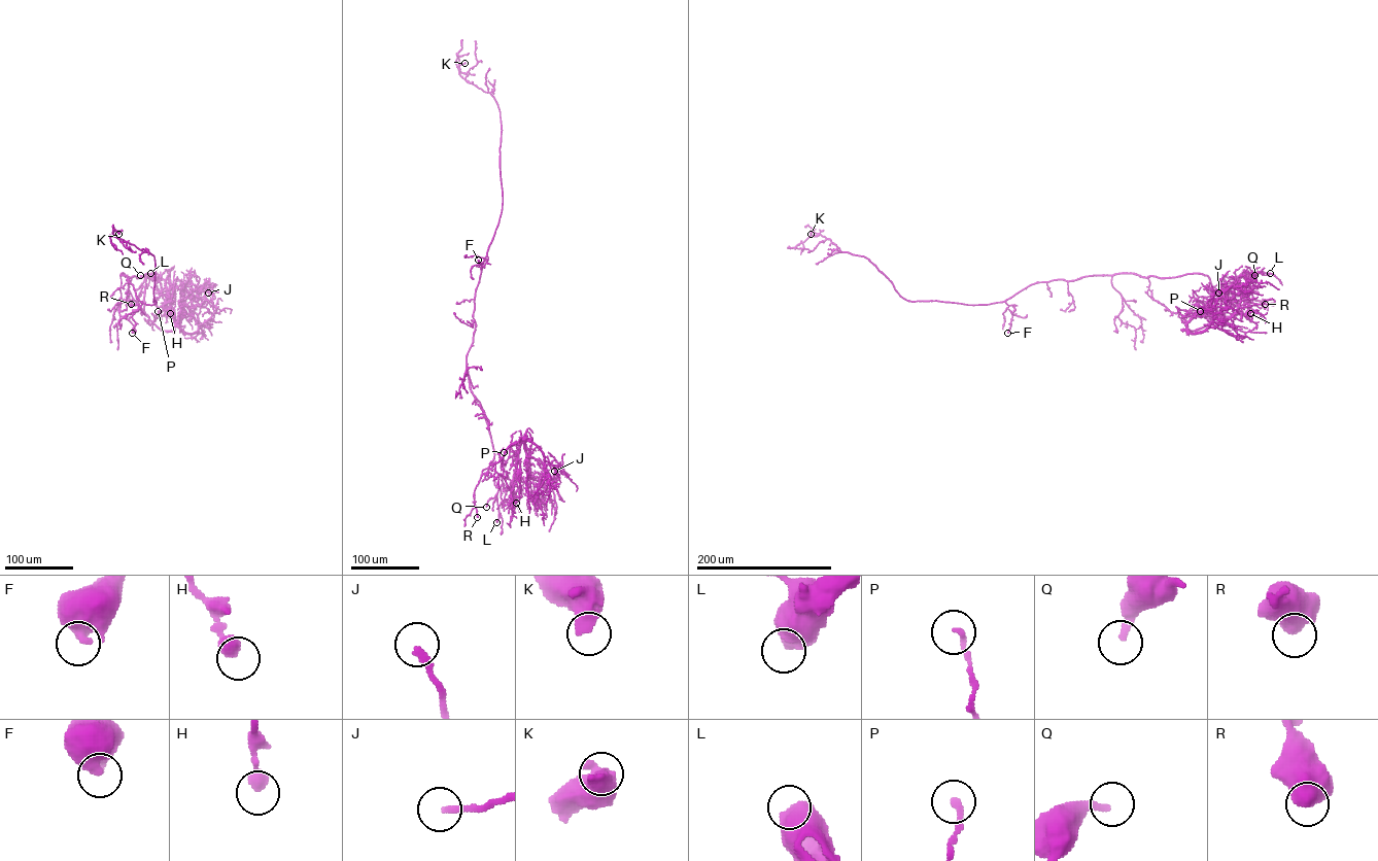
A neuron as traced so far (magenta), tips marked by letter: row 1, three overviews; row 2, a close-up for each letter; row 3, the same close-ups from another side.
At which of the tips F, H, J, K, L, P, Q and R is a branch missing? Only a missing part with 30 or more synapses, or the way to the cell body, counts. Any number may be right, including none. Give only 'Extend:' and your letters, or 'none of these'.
Extend: none of these

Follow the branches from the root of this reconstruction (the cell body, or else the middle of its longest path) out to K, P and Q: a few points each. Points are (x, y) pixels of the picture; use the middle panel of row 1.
K: (474, 333), (475, 288), (502, 208), (502, 125), (493, 97), (459, 73), (458, 64), (464, 63)
P: (474, 333), (466, 357), (469, 387), (487, 425), (494, 453), (490, 465), (494, 463), (502, 475), (504, 452)
Q: (474, 333), (466, 357), (469, 387), (493, 448), (485, 478), (493, 476), (498, 488), (486, 507)

